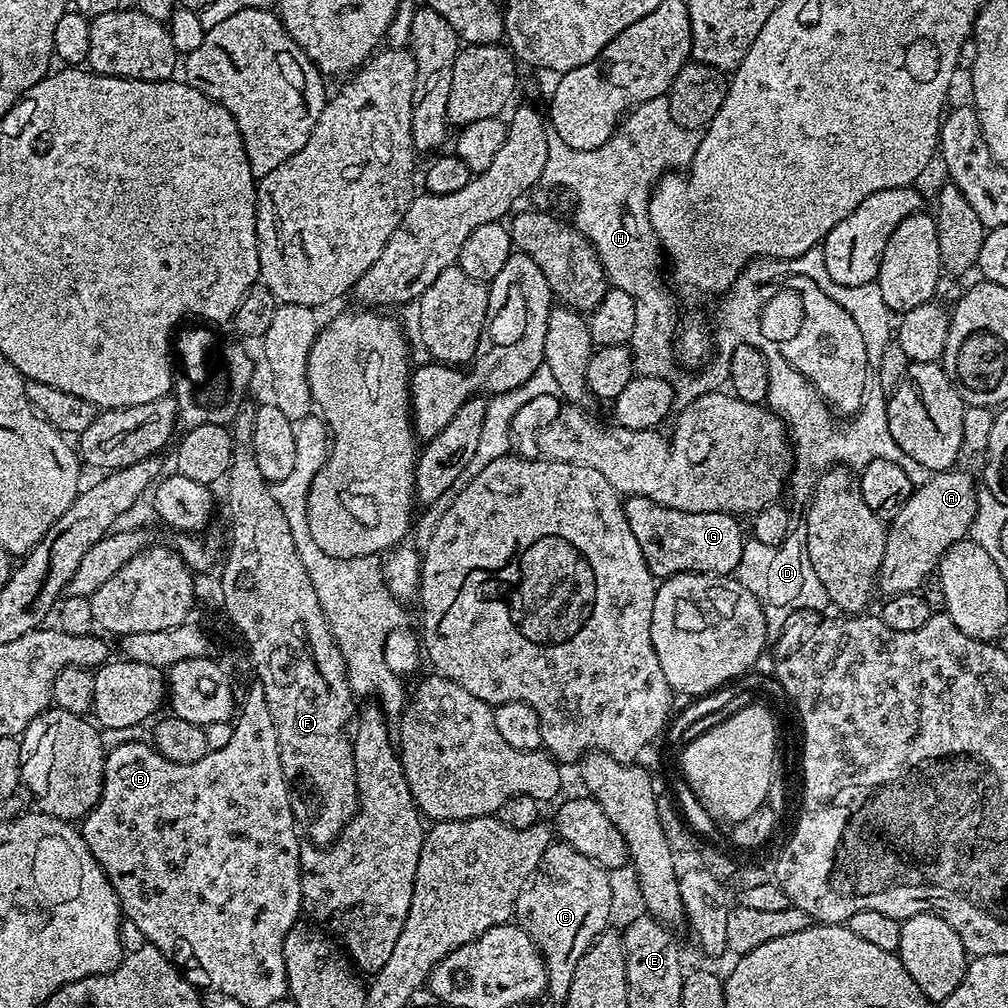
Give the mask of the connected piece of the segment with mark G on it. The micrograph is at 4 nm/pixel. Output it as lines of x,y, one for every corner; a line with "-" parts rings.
629,496
624,500
626,522
630,522
630,530
642,550
642,558
646,558
646,566
657,578
677,576
683,572
706,572
710,576
727,576
735,573
738,562
742,558
746,532
740,529
735,515
730,512
683,512
670,506
655,504
650,498

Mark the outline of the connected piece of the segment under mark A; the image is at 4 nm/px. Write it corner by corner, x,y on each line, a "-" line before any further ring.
956,471
929,475
891,517
887,525
888,545
878,577
879,591
884,591
885,597
923,589
925,580
939,569
940,559
948,548
971,533
978,484
972,481
970,473

